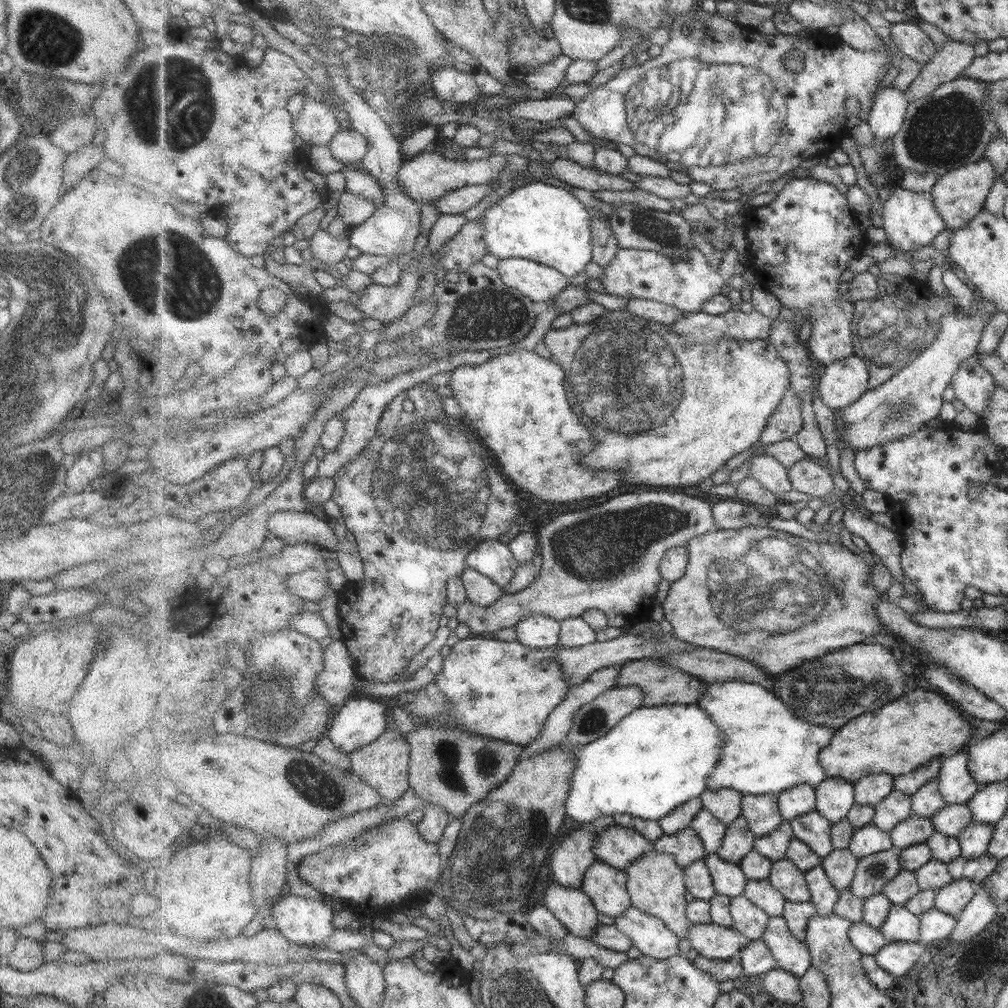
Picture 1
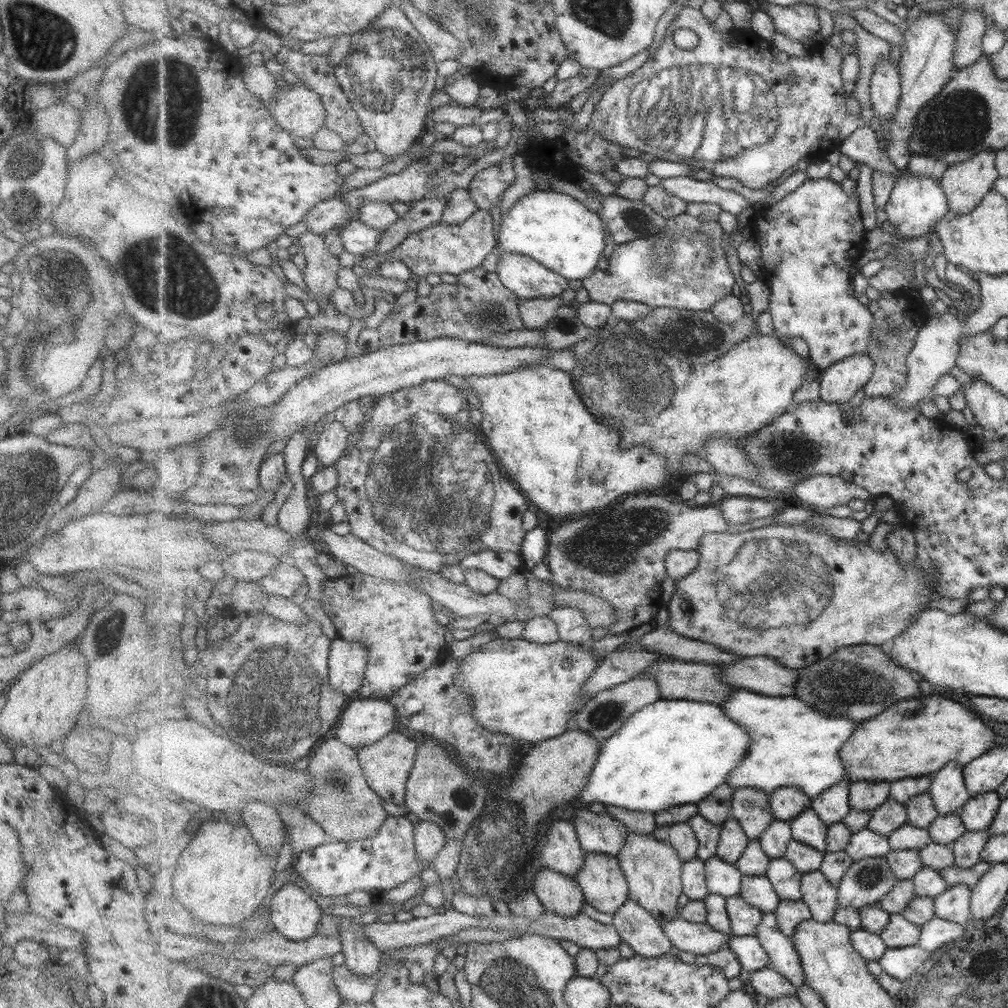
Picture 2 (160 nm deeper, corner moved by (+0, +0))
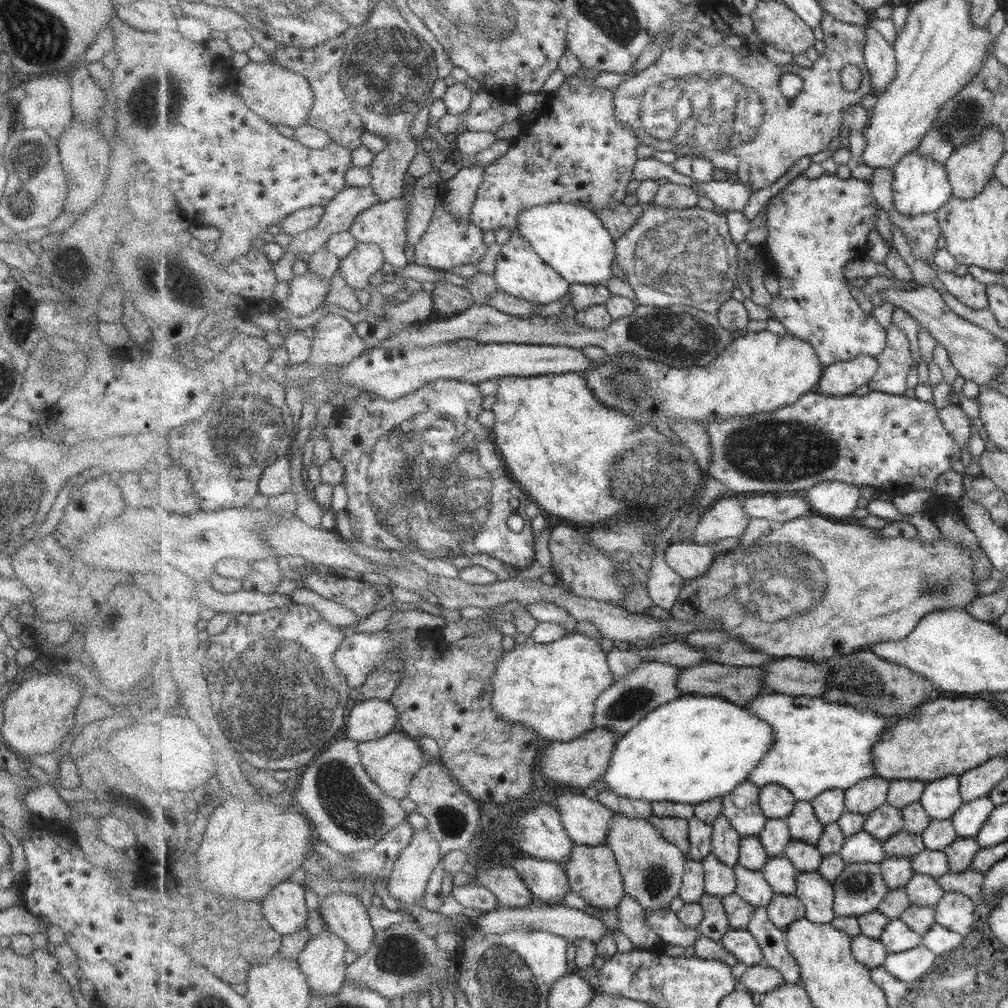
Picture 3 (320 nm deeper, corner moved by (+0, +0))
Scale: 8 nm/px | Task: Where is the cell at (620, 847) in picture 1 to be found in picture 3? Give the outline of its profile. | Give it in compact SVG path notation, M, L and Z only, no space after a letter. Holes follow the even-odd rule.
M570 789L556 798L556 806L573 842L578 845L607 844L608 830L615 813L601 801L591 800Z

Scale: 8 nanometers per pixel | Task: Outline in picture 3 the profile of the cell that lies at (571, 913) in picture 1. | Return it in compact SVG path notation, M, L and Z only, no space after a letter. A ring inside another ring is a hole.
M523 854L516 856L512 865L516 868L520 878L531 889L532 894L549 905L559 905L562 897L571 891L568 873L561 863Z

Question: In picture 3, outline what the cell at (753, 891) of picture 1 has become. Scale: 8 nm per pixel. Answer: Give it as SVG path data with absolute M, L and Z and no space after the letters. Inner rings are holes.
M739 863L734 868L738 882L736 892L747 902L756 907L766 907L772 902L776 892L772 889L762 871L745 868Z

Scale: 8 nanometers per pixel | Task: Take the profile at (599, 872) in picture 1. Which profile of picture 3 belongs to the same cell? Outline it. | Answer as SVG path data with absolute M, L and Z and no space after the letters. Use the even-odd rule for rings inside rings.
M575 843L571 858L563 867L568 873L571 891L584 899L588 905L617 909L627 895L624 876L616 859L616 853L608 844L578 845Z

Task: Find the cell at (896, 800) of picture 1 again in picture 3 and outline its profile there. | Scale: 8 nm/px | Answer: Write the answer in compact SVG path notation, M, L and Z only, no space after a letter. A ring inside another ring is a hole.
M885 804L867 817L864 831L886 841L904 828L904 815L901 809Z

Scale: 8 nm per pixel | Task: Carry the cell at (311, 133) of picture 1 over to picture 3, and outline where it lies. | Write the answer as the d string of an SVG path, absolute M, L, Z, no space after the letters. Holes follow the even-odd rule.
M250 62L242 68L242 71L237 75L238 91L245 99L246 104L253 112L256 112L261 118L269 121L273 125L285 125L292 129L299 125L305 124L310 119L311 107L314 104L314 92L309 81L302 75L293 72L291 69L283 68L281 65L273 65L268 63L260 64Z

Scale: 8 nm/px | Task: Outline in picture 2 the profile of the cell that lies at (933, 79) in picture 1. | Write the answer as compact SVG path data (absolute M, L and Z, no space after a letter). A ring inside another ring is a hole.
M979 7L961 13L956 46L956 65L958 70L973 64L975 59L983 54L981 41L986 27L984 14Z

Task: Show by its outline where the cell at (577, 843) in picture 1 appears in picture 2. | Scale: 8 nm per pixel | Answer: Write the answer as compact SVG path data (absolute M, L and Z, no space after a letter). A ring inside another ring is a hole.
M555 821L546 830L546 843L540 850L540 862L571 878L585 864L586 850L581 846L576 826L567 821Z

